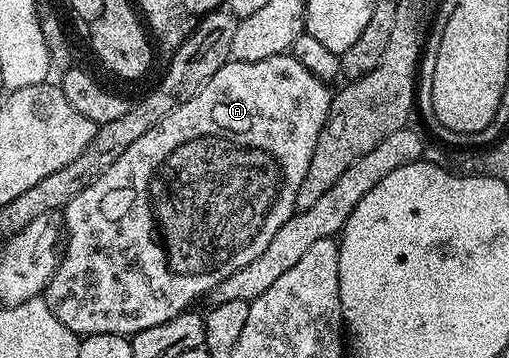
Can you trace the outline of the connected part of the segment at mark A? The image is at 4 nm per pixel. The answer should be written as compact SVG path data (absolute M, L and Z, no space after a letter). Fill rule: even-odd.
M289 54L264 58L260 62L240 62L230 60L206 85L188 102L176 106L148 134L136 138L92 186L80 190L72 202L64 209L64 247L60 252L58 268L48 282L44 299L46 305L68 326L68 330L77 332L79 337L95 336L96 334L116 334L131 337L140 330L148 330L148 326L160 326L160 322L168 322L168 318L176 318L181 312L191 307L193 300L205 297L228 274L236 274L248 262L260 258L264 254L268 242L276 238L276 230L288 222L288 218L296 211L296 190L300 190L300 182L304 182L304 174L308 174L308 166L312 162L312 150L316 150L316 138L320 138L320 130L326 121L330 109L331 89L323 81L318 80L296 58Z

